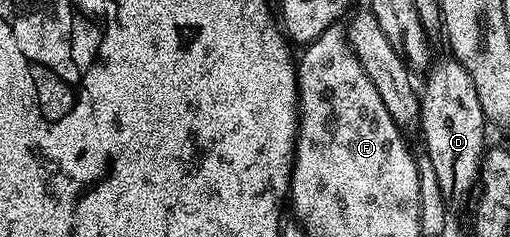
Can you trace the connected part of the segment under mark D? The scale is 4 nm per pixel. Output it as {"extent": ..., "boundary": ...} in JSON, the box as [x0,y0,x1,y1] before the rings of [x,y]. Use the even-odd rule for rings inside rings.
{"extent":[419,58,486,199],"boundary":[[[438,58],[427,72],[422,94],[420,95],[419,130],[424,130],[423,150],[433,162],[438,185],[445,197],[452,195],[460,199],[477,186],[480,178],[481,160],[485,155],[484,126],[486,120],[482,101],[478,101],[478,89],[470,81],[470,73],[462,69],[457,59]]]}

